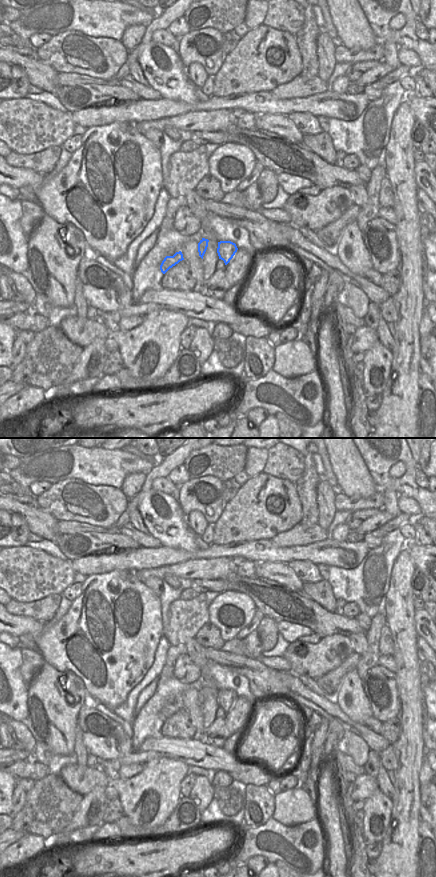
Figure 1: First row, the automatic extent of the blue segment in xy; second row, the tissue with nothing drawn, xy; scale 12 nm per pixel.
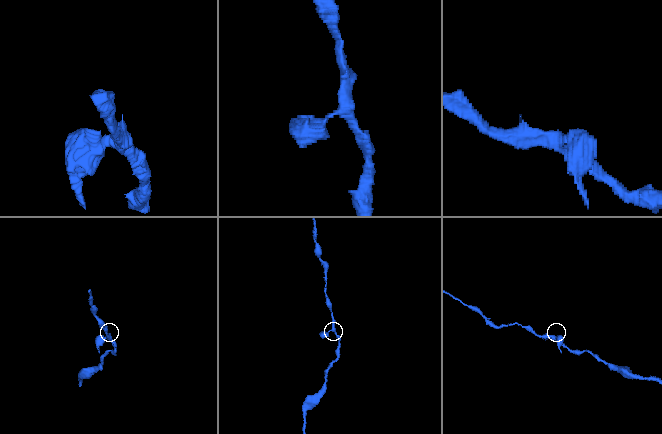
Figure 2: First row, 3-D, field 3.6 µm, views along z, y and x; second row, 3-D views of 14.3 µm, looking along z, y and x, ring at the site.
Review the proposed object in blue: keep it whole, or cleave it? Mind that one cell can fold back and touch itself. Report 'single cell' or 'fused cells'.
single cell

